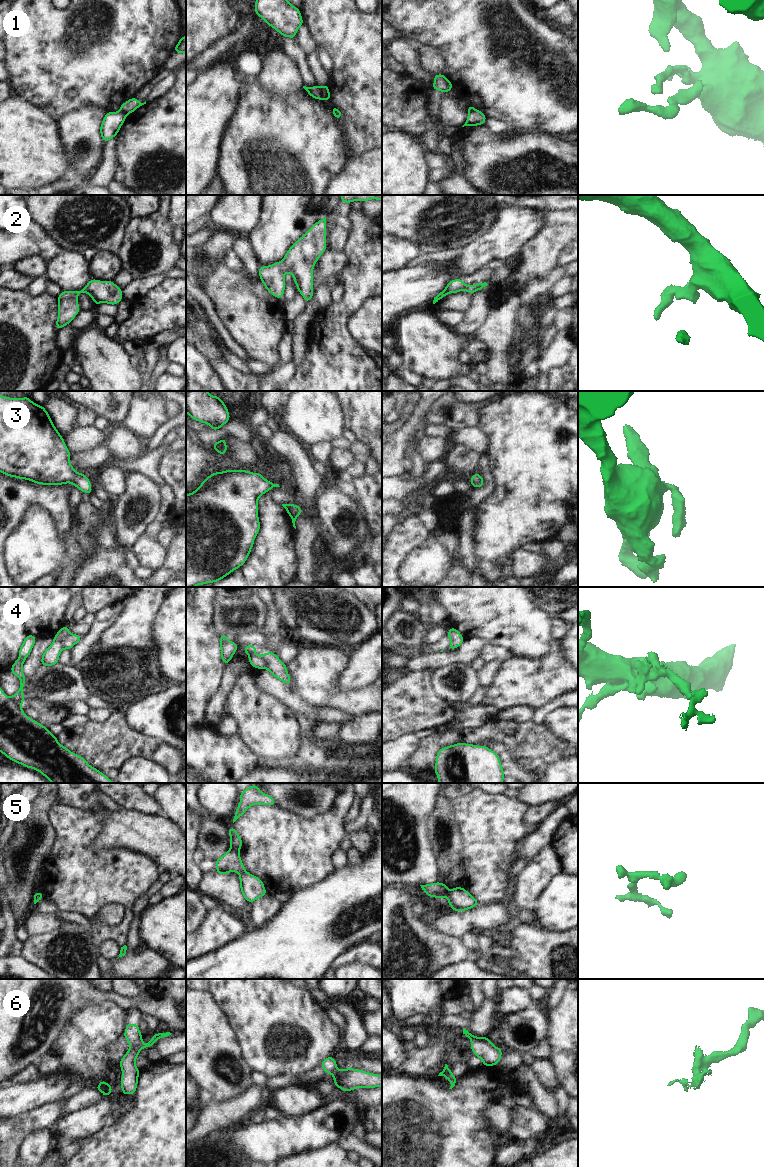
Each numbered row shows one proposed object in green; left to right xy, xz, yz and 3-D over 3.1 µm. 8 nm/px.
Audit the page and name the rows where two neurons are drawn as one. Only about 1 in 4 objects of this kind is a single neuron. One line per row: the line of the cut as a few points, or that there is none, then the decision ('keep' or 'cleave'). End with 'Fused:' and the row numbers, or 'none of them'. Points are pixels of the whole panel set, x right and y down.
1: cut xz (318, 87), (322, 98); cleave
2: cut none; keep
3: cut none; keep
4: cut xy (69, 633), (62, 640), (62, 647); cleave
5: cut xz (231, 848), (238, 849); cleave
6: cut xy (141, 1038), (138, 1044), (139, 1051); cleave
Fused: 1, 4, 5, 6

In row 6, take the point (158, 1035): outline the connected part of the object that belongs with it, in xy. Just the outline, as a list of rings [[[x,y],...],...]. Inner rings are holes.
[[[157,1032],[156,1034],[153,1035],[153,1037],[151,1038],[151,1040],[148,1042],[148,1044],[144,1044],[142,1042],[142,1039],[139,1040],[139,1046],[138,1049],[139,1051],[142,1050],[143,1048],[147,1048],[149,1049],[151,1046],[154,1046],[155,1042],[159,1039],[159,1038],[163,1038],[163,1037],[167,1037],[169,1035],[171,1035],[172,1033],[170,1032],[166,1032],[166,1033],[159,1033]]]

